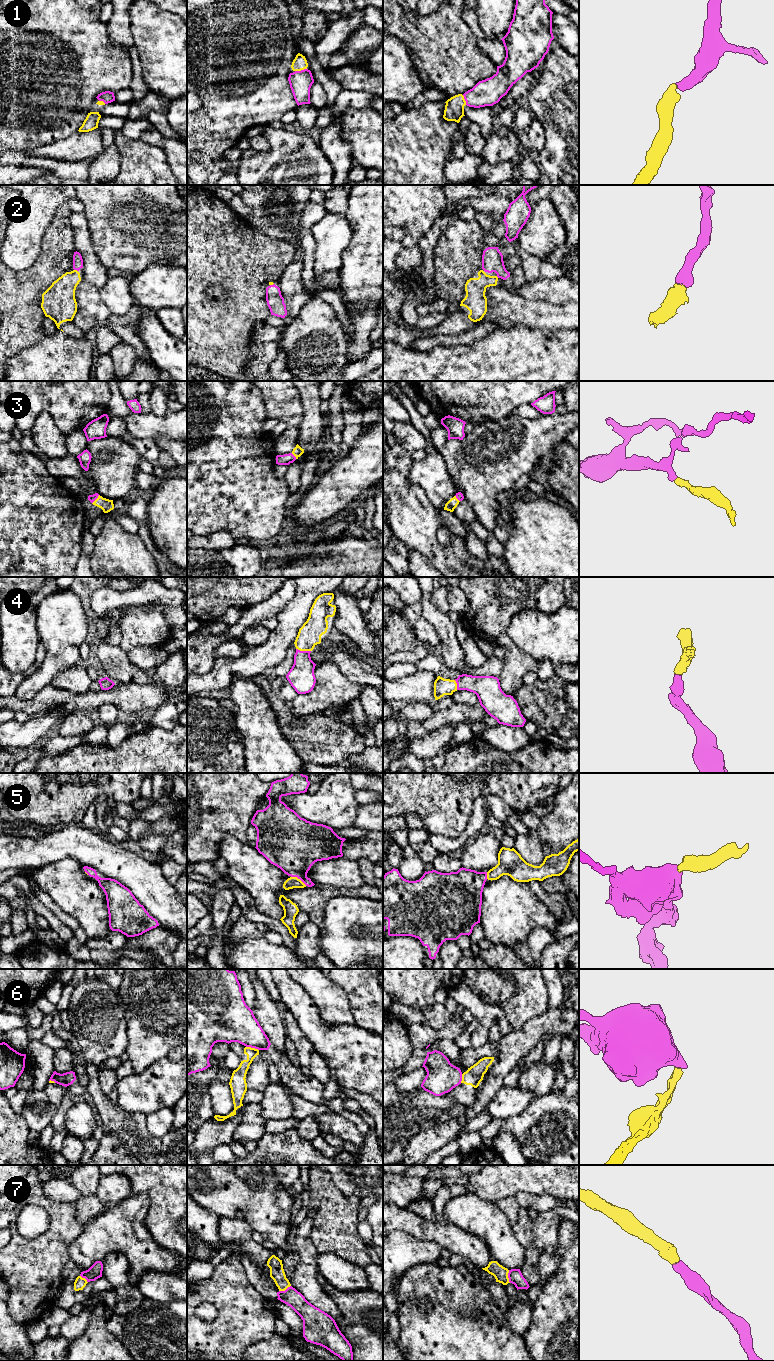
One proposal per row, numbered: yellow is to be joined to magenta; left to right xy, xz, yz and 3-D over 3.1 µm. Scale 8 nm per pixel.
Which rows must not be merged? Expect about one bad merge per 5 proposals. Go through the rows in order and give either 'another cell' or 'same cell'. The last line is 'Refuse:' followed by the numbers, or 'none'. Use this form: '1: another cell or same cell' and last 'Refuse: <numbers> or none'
1: same cell
2: same cell
3: same cell
4: same cell
5: same cell
6: another cell
7: same cell
Refuse: 6

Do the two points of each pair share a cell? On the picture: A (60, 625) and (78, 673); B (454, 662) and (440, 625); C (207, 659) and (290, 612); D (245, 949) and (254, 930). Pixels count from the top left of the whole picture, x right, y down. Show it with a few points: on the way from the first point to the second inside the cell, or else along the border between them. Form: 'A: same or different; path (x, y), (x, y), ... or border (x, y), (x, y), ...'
A: different; border (76, 664), (60, 670), (54, 676)
B: same; path (451, 653), (447, 634)
C: different; border (216, 658), (209, 671), (204, 674), (198, 674)
D: different; border (264, 936), (245, 937), (237, 943), (228, 942)

